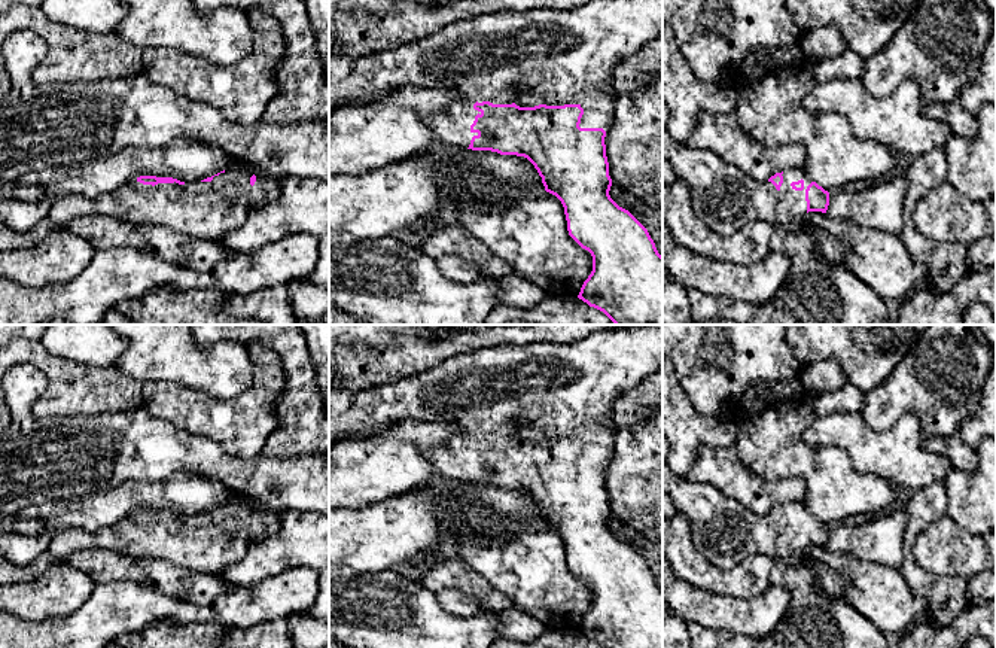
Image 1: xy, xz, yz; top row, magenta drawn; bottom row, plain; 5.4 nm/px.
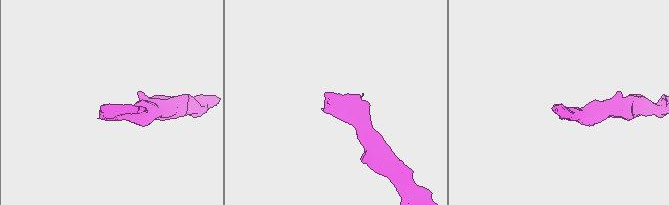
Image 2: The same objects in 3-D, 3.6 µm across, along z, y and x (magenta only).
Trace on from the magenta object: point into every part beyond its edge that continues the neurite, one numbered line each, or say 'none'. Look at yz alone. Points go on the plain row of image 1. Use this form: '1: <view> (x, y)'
1: yz (725, 532)

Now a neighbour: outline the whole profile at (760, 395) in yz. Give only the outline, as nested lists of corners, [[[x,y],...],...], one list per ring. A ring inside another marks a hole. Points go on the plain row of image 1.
[[[799,377],[789,381],[753,381],[743,392],[734,416],[749,422],[774,404],[802,395],[810,396],[810,390]]]

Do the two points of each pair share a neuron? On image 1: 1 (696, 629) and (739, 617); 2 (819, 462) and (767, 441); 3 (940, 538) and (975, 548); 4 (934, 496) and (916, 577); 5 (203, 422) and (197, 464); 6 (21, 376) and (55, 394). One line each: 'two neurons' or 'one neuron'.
1: two neurons
2: one neuron
3: one neuron
4: one neuron
5: two neurons
6: two neurons

